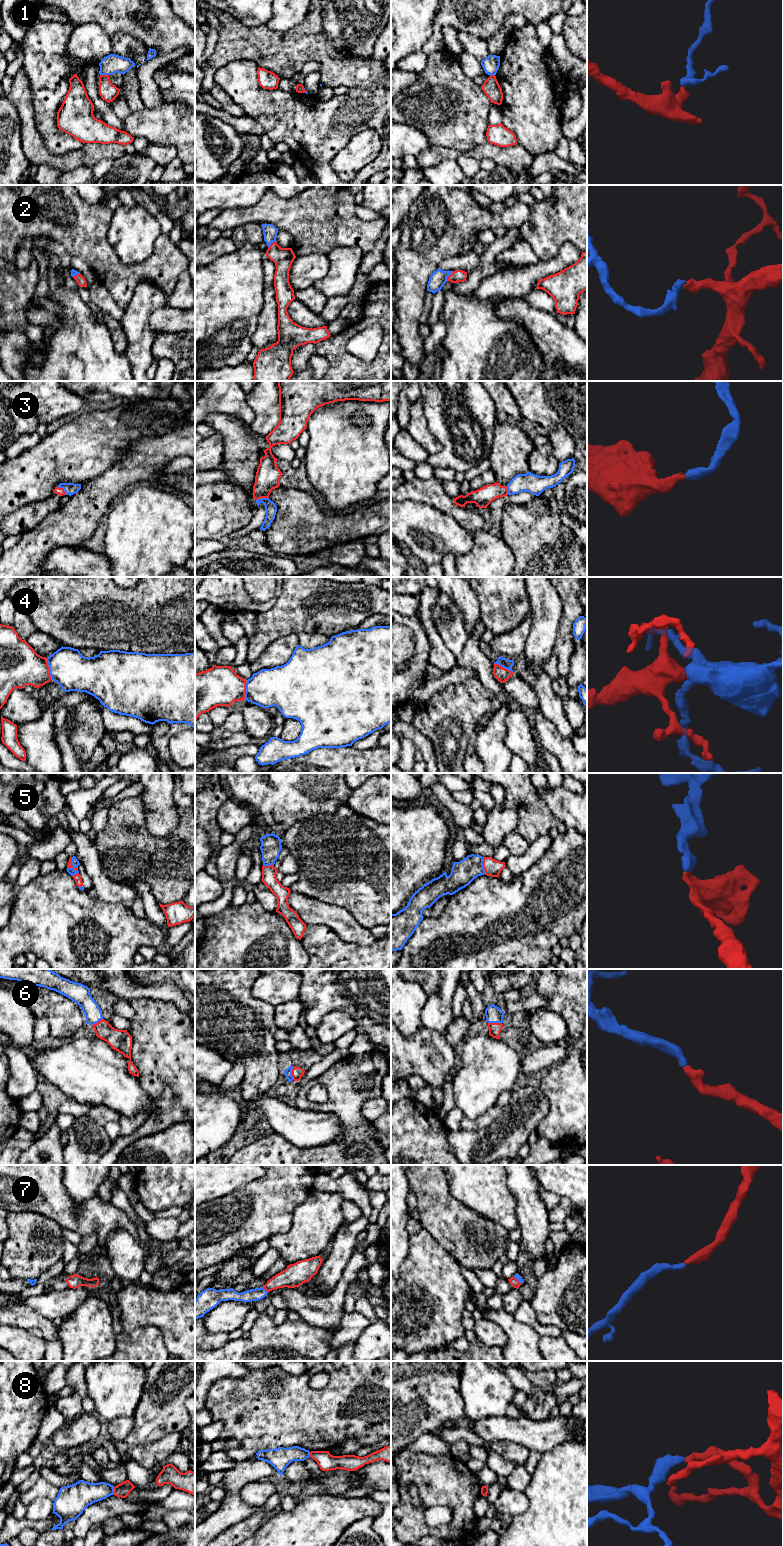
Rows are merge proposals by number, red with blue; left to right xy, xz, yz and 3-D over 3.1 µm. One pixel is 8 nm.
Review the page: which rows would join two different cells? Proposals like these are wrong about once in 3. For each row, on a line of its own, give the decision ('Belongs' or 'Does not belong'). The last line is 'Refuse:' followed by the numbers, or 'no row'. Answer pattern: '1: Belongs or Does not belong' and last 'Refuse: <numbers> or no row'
1: Does not belong
2: Belongs
3: Belongs
4: Belongs
5: Belongs
6: Belongs
7: Belongs
8: Does not belong
Refuse: 1, 8

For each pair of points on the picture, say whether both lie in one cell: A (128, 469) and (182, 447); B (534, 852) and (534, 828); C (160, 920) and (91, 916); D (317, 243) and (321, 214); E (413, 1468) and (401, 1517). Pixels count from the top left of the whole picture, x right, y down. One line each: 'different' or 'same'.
A: same
B: different
C: different
D: same
E: same

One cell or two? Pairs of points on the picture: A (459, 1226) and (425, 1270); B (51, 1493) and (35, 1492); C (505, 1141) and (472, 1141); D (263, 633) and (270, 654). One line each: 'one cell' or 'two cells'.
A: two cells
B: one cell
C: one cell
D: two cells

